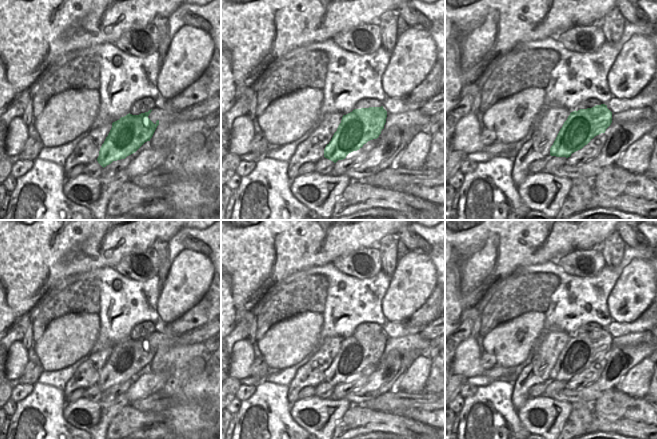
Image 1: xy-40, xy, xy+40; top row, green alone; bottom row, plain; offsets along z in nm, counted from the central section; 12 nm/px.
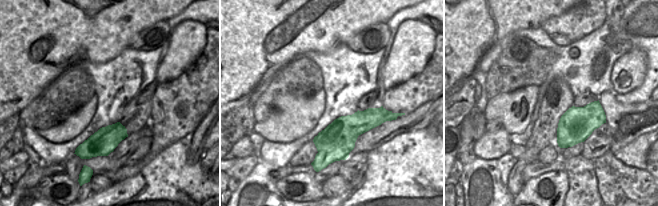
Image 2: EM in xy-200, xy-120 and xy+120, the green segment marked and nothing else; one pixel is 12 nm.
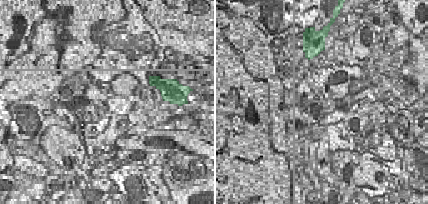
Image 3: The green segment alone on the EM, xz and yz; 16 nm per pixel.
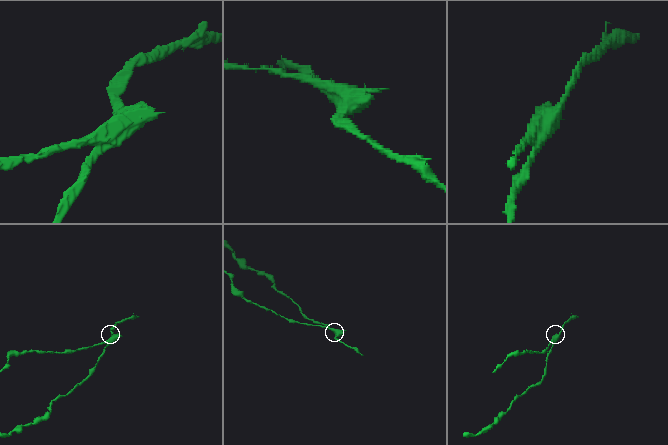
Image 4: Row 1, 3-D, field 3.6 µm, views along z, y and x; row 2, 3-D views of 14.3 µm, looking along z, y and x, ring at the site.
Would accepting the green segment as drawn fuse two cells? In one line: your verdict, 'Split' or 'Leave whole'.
Split.

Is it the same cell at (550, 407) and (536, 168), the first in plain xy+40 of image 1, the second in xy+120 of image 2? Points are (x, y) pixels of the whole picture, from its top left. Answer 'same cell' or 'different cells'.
different cells

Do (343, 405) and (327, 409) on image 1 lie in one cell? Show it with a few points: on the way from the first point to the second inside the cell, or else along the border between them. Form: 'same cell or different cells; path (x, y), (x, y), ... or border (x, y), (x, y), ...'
same cell; path (339, 407), (331, 410)

